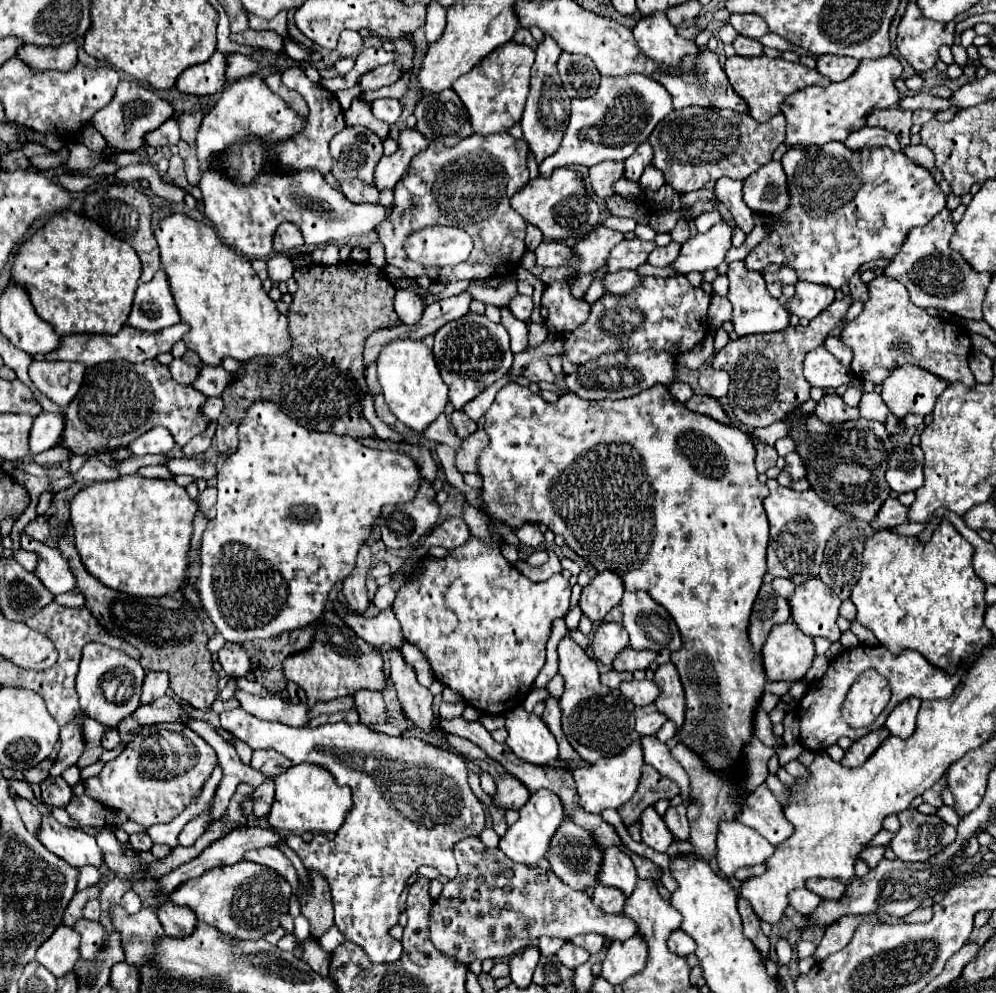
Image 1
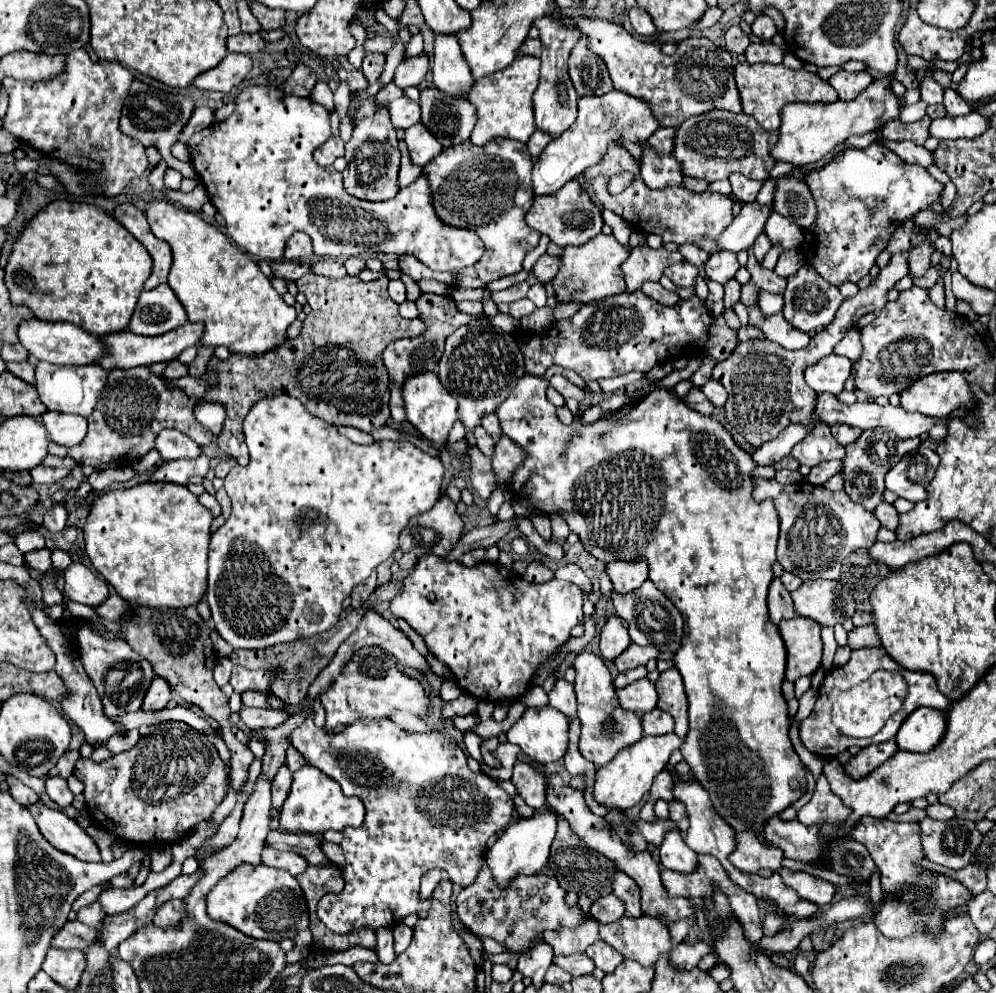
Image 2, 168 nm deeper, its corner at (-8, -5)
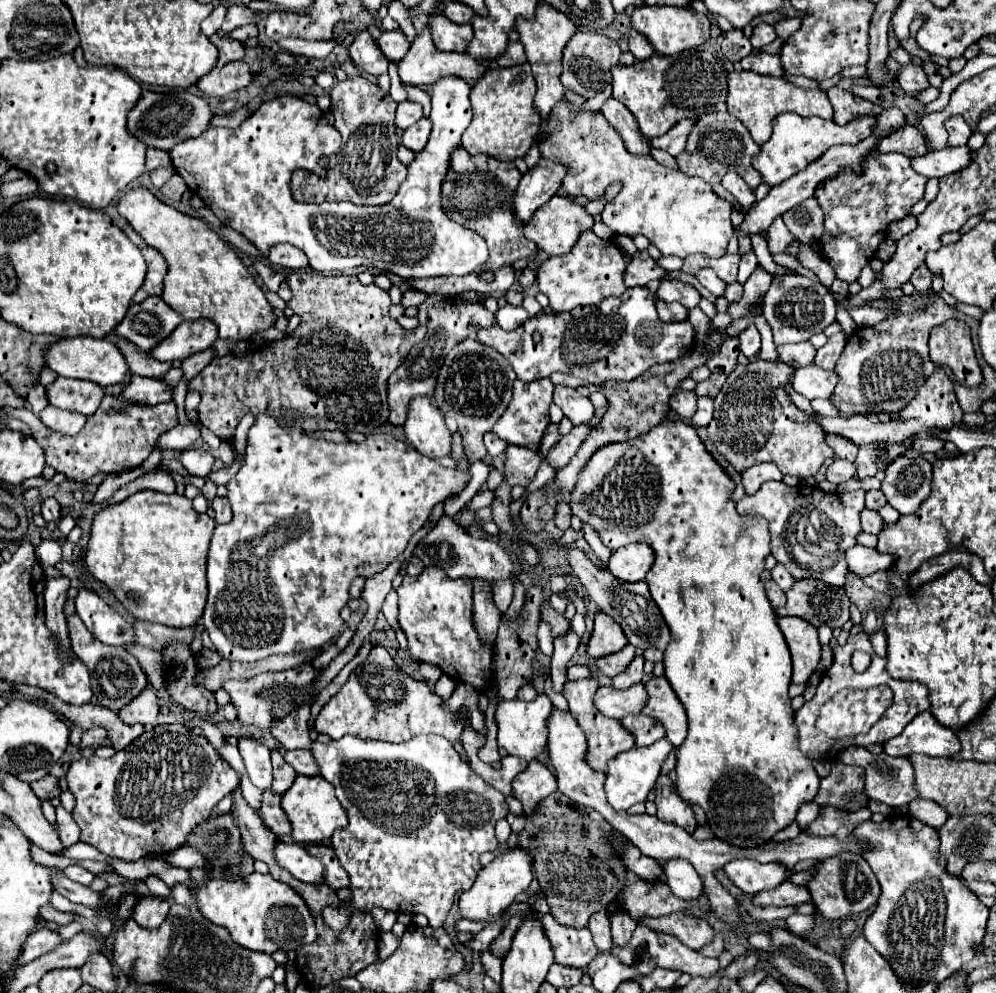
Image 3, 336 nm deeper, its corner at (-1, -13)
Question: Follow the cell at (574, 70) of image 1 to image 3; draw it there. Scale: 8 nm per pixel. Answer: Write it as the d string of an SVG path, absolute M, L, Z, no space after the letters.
M577 32L563 50L563 74L561 74L563 86L583 98L597 96L611 82L609 70L613 66L617 66L619 54L621 54L621 50L619 50L617 42L609 40L607 36L595 34L595 32Z

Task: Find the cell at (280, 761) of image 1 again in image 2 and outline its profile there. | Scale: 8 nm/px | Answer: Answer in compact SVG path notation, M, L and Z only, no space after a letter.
M290 746L288 750L286 750L286 762L284 762L288 768L290 768L290 772L296 772L298 768L302 768L302 766L306 766L306 760Z

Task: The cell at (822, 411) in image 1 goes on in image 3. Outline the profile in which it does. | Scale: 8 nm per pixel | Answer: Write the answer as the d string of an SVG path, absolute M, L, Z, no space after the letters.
M827 434L825 440L833 448L837 458L843 458L843 460L849 460L849 462L853 462L857 458L857 446L853 446L853 442L849 442L841 436L835 436L835 434Z

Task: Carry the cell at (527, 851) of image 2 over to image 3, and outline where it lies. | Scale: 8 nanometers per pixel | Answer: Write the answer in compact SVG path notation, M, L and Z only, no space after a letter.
M519 848L507 850L505 854L495 858L491 864L487 864L479 872L477 882L473 884L471 890L467 890L459 896L459 914L461 914L461 918L487 922L493 916L499 916L517 898L517 894L521 894L529 888L531 880L533 880L531 856L525 850L519 850Z

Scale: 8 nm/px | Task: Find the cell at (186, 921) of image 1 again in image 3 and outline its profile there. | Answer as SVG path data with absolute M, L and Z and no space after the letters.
M141 896L133 908L133 920L141 928L157 928L169 914L169 900L157 896Z

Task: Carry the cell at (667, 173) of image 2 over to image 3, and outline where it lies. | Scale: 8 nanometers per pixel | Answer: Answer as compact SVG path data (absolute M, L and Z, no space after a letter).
M611 96L603 104L601 112L607 118L607 122L619 132L619 136L623 138L623 142L631 154L649 154L649 144L643 140L641 130L639 130L637 122L633 120L633 114L629 114L629 110L625 110L625 106L621 102L617 102Z

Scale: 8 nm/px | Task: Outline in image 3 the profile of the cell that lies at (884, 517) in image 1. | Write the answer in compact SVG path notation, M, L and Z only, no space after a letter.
M863 508L859 516L861 516L861 528L863 528L863 532L867 532L867 534L879 534L881 532L883 520L881 520L881 516L875 510Z

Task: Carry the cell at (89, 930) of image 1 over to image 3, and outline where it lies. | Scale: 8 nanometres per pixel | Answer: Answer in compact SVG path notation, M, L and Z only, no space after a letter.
M37 930L31 934L29 942L25 942L25 950L21 950L21 964L29 964L35 958L47 954L53 950L53 946L59 946L61 938L53 930Z

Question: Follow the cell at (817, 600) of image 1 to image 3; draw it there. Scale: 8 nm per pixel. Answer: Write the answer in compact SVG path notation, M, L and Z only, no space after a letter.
M805 578L797 580L785 594L787 602L775 610L777 616L799 616L813 626L827 624L829 628L841 628L849 620L851 602L843 588Z

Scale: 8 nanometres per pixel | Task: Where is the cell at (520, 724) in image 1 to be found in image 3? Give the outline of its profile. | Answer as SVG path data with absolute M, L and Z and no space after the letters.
M539 694L533 702L523 700L503 700L497 706L495 722L497 722L497 744L505 748L507 754L519 756L525 760L537 758L547 746L547 716L551 712L551 700L547 694Z

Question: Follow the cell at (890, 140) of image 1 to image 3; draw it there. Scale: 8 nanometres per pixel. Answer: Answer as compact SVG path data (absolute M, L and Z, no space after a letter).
M967 146L961 148L943 148L943 150L935 150L935 152L927 152L925 156L913 158L913 168L927 176L927 178L943 178L947 174L959 172L961 168L965 168L971 162L973 150Z

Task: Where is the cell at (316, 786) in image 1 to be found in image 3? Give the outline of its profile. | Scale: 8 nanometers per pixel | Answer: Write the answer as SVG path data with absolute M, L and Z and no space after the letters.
M299 774L295 778L293 786L283 794L281 806L285 808L285 812L291 820L291 826L293 826L291 838L295 842L301 842L301 844L319 844L323 840L329 840L335 830L341 830L347 826L347 814L335 798L333 784L321 776L309 778L309 776Z

